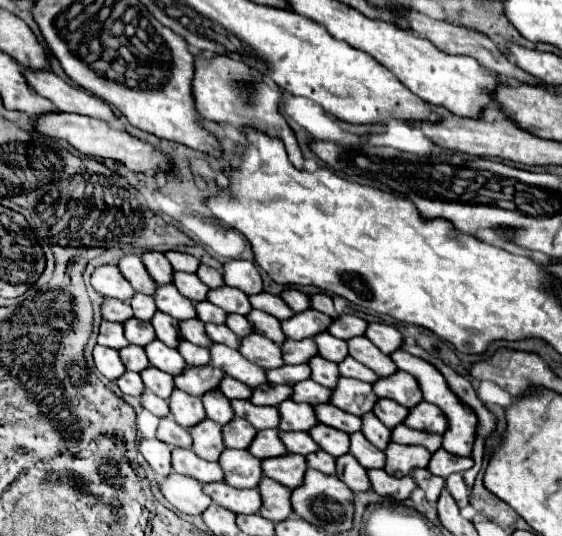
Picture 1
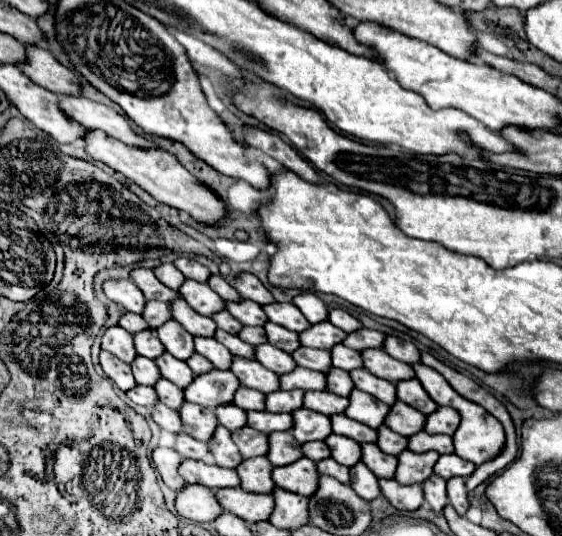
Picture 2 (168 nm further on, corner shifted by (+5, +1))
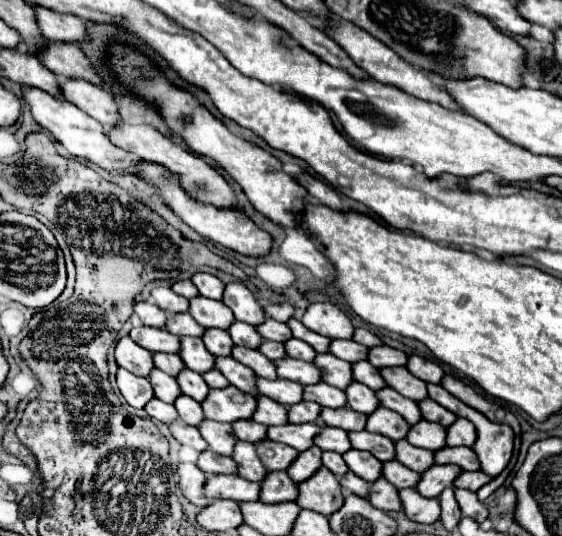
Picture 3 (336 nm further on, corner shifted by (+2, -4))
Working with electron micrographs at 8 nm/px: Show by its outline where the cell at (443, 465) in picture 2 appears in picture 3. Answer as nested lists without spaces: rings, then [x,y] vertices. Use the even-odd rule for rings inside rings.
[[[463,470],[455,480],[453,480],[453,486],[455,488],[467,488],[467,490],[471,490],[471,492],[477,492],[483,484],[487,484],[491,478],[487,476],[487,474],[483,474],[481,470],[477,470],[477,472],[467,472],[467,470]]]

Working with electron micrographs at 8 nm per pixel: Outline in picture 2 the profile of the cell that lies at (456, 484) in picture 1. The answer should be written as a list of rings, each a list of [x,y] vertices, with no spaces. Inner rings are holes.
[[[452,477],[448,481],[448,499],[450,499],[450,505],[460,515],[466,515],[466,511],[470,507],[470,501],[468,501],[468,489],[466,489],[462,477]]]

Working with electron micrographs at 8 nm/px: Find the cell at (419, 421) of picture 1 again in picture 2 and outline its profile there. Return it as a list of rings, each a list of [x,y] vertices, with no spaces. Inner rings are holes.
[[[438,407],[438,411],[434,411],[432,415],[428,415],[424,431],[428,433],[444,433],[444,435],[454,435],[458,429],[458,411],[450,409],[450,407]]]

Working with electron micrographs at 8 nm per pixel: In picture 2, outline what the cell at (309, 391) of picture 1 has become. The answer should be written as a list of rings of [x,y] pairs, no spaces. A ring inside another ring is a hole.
[[[306,391],[304,397],[304,407],[324,413],[324,415],[334,415],[334,413],[344,413],[348,405],[346,397],[338,397],[330,391]]]

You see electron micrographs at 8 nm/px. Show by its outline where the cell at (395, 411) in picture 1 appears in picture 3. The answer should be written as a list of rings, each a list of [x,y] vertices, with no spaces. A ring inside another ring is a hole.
[[[419,420],[409,428],[405,440],[409,440],[413,446],[419,448],[439,450],[441,446],[445,446],[445,428],[429,420]]]

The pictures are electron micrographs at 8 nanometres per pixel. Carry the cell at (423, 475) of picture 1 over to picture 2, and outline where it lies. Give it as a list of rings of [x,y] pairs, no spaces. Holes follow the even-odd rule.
[[[432,475],[428,481],[422,483],[424,489],[424,497],[426,501],[434,507],[436,513],[442,513],[442,509],[448,505],[448,497],[446,497],[446,479]]]

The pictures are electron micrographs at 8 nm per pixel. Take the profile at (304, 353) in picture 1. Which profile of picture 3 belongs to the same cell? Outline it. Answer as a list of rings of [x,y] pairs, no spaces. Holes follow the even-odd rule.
[[[325,352],[325,354],[317,354],[313,364],[317,366],[317,370],[321,372],[321,380],[325,384],[331,384],[335,388],[341,388],[345,390],[345,386],[353,380],[353,374],[351,374],[351,364]]]

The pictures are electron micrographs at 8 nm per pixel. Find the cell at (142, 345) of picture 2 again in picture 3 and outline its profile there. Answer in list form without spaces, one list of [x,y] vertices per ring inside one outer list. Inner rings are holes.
[[[153,352],[153,364],[155,368],[167,372],[169,376],[177,376],[179,370],[185,368],[185,364],[177,354],[165,354],[165,352]]]

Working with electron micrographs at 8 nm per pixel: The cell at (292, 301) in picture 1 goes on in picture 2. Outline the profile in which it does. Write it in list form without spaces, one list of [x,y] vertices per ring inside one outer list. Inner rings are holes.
[[[300,293],[294,297],[292,301],[302,313],[304,317],[316,325],[316,323],[322,323],[322,321],[328,321],[328,307],[324,305],[322,299],[318,299],[314,293]]]

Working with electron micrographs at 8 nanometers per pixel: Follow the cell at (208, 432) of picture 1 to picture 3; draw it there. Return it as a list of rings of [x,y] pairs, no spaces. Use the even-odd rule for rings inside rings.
[[[237,440],[235,444],[235,450],[231,454],[231,458],[235,460],[237,464],[237,474],[245,480],[253,480],[253,482],[261,482],[263,476],[267,474],[265,466],[261,466],[255,450],[253,450],[253,444],[249,442],[241,442]]]

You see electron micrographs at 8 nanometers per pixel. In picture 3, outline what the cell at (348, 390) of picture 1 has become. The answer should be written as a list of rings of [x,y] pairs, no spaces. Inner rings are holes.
[[[379,406],[375,412],[371,412],[367,416],[367,432],[375,432],[375,434],[383,434],[387,438],[391,438],[393,442],[405,438],[409,424],[393,410],[385,410],[383,406]]]

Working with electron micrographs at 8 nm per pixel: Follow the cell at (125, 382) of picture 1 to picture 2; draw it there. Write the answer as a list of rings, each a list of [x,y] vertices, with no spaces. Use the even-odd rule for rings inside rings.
[[[138,385],[138,387],[134,387],[132,391],[128,391],[128,397],[130,397],[136,405],[142,405],[142,407],[146,407],[146,409],[152,409],[152,407],[158,403],[158,395],[154,393],[154,387]]]

